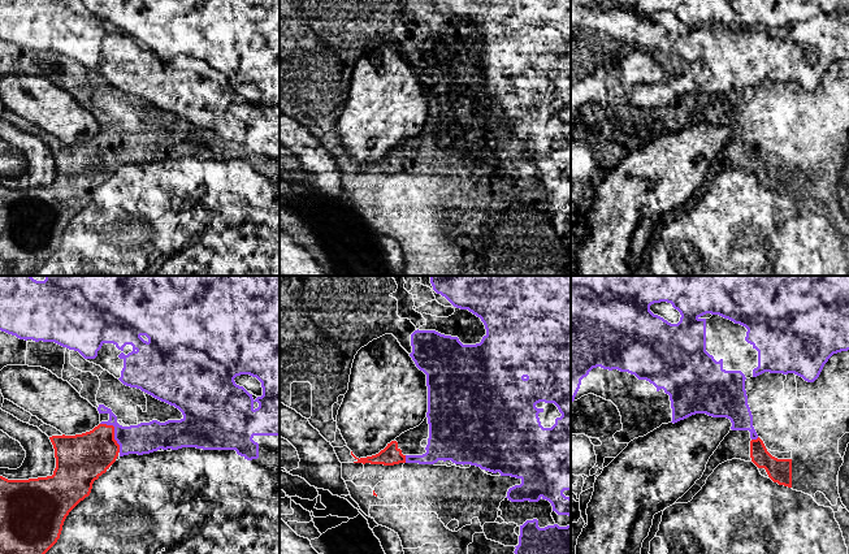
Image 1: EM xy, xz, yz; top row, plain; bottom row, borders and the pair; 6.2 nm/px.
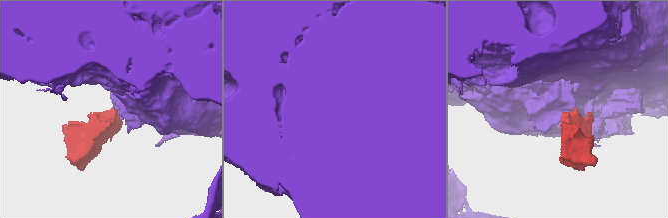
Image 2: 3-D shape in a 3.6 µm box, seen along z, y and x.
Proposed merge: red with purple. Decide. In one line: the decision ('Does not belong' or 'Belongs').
Does not belong

